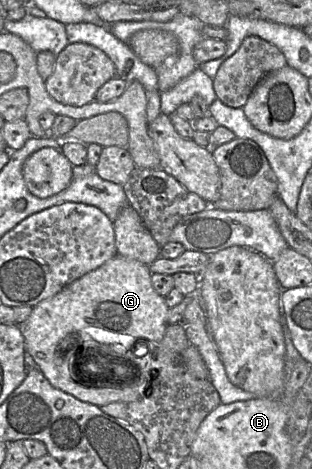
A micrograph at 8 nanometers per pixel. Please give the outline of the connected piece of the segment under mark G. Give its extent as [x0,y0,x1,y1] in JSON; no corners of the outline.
[20,204,169,407]

